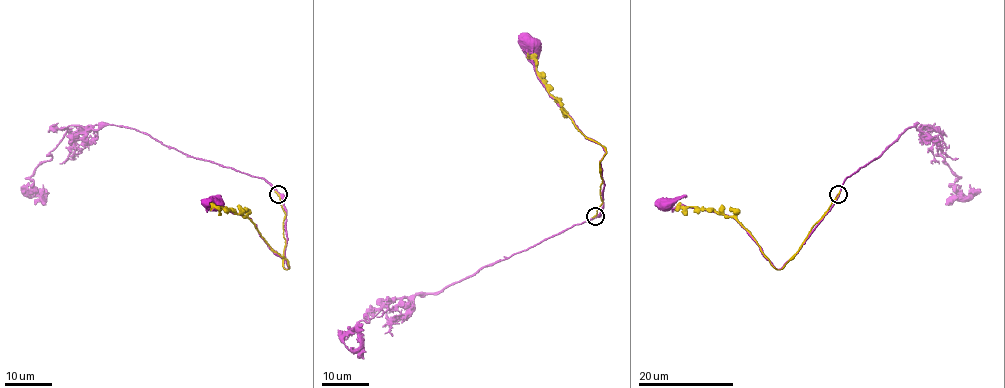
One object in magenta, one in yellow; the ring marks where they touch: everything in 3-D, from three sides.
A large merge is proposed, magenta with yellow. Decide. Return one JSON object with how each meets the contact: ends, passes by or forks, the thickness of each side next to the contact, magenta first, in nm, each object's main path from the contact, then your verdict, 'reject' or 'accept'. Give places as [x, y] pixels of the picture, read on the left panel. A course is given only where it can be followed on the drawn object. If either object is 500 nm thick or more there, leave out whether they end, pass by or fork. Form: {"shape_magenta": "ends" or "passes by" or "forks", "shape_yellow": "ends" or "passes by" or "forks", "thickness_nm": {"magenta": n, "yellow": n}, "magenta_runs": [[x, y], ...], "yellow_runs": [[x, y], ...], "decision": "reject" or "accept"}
{"shape_magenta": "passes by", "shape_yellow": "ends", "thickness_nm": {"magenta": 340, "yellow": 300}, "magenta_runs": [[278, 193], [286, 214], [284, 267], [287, 268], [287, 263], [246, 216], [215, 208], [209, 202]], "yellow_runs": [[278, 193], [285, 214], [283, 266], [286, 269], [287, 261], [247, 217], [221, 206], [210, 210]], "decision": "reject"}

